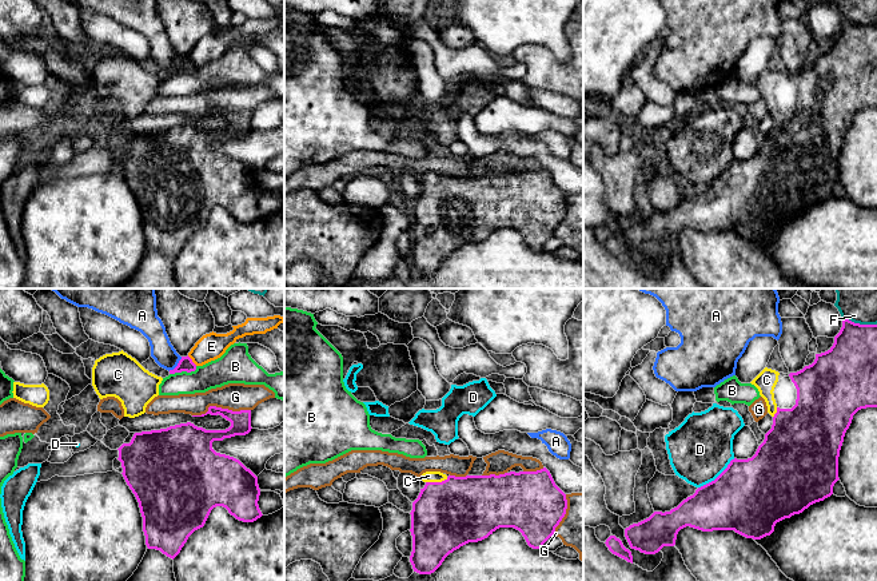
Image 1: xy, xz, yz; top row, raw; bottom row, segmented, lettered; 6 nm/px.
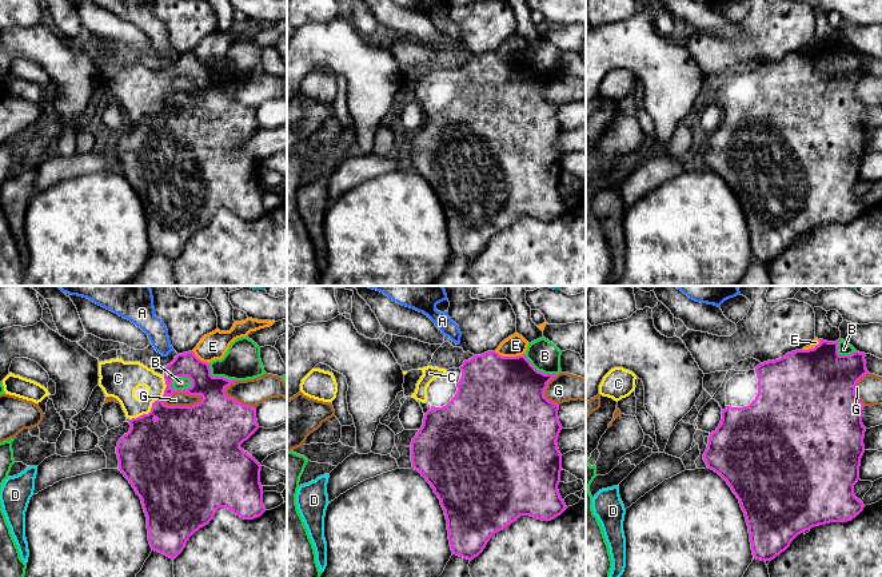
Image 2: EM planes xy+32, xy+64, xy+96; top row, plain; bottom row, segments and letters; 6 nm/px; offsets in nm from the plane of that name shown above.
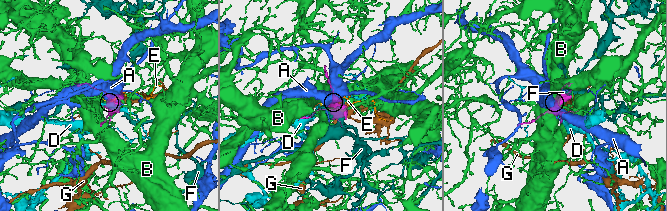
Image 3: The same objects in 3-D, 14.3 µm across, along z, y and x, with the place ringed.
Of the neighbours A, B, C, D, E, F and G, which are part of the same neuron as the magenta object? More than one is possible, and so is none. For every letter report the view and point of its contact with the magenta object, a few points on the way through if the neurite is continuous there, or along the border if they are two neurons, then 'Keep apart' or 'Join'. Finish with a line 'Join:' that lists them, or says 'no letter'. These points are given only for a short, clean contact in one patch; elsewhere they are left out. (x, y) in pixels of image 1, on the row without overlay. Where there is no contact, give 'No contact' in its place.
A: Touches magenta at xy (178, 66). Keep apart
B: Touches magenta at xy (183, 71). Keep apart
C: Touches magenta at xz (437, 183). Path across: xz (447, 215), (446, 205), (437, 183), (429, 176). Join
D: Touches magenta at yz (718, 176). Keep apart
E: Touches magenta at xy (191, 62). Keep apart
F: Touches magenta at yz (858, 24). Keep apart
G: Touches magenta at xy (220, 108). Keep apart
Join: C

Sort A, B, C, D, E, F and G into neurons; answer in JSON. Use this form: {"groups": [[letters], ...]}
{"groups": [["A"], ["B"], ["C"], ["D"], ["E"], ["F"], ["G"]]}

